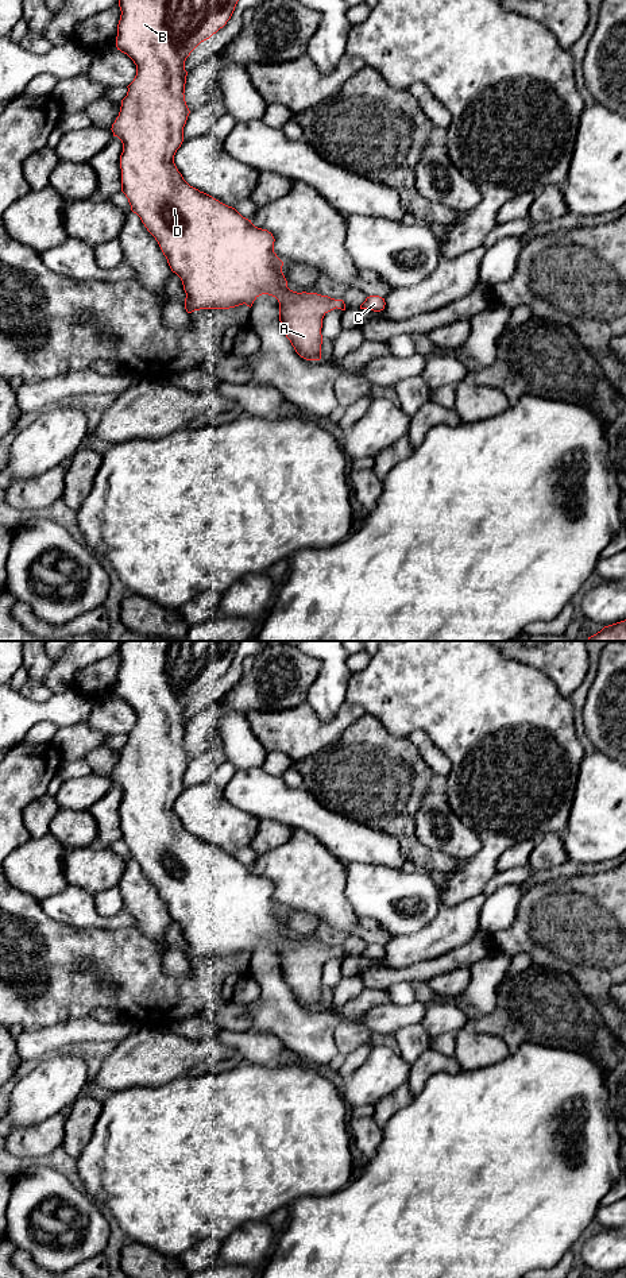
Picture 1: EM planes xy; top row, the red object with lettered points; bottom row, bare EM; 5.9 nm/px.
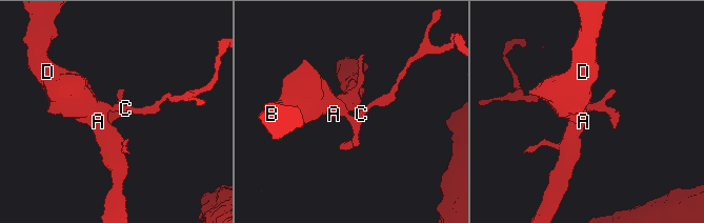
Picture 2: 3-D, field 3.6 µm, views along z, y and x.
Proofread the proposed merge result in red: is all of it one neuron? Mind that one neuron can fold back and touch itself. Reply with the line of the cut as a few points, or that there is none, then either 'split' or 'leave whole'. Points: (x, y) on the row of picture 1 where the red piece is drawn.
no cut | leave whole

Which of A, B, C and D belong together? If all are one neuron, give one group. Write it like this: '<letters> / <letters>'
A B C D

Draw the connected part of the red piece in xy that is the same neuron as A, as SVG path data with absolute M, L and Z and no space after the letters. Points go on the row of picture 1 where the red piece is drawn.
M119 0L121 15L116 47L136 65L136 76L127 86L127 96L111 128L123 143L121 192L131 211L158 242L171 271L181 278L188 313L243 304L251 308L259 296L273 296L279 302L281 328L295 352L306 360L320 360L322 318L336 308L345 310L344 301L290 290L282 273L283 262L274 252L273 233L255 227L235 208L190 186L174 163L190 113L183 94L185 61L201 42L227 24L237 1Z

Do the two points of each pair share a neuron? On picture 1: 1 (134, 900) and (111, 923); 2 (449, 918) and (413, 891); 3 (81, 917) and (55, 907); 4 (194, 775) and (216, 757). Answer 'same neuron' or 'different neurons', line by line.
1: different neurons
2: different neurons
3: same neuron
4: same neuron

